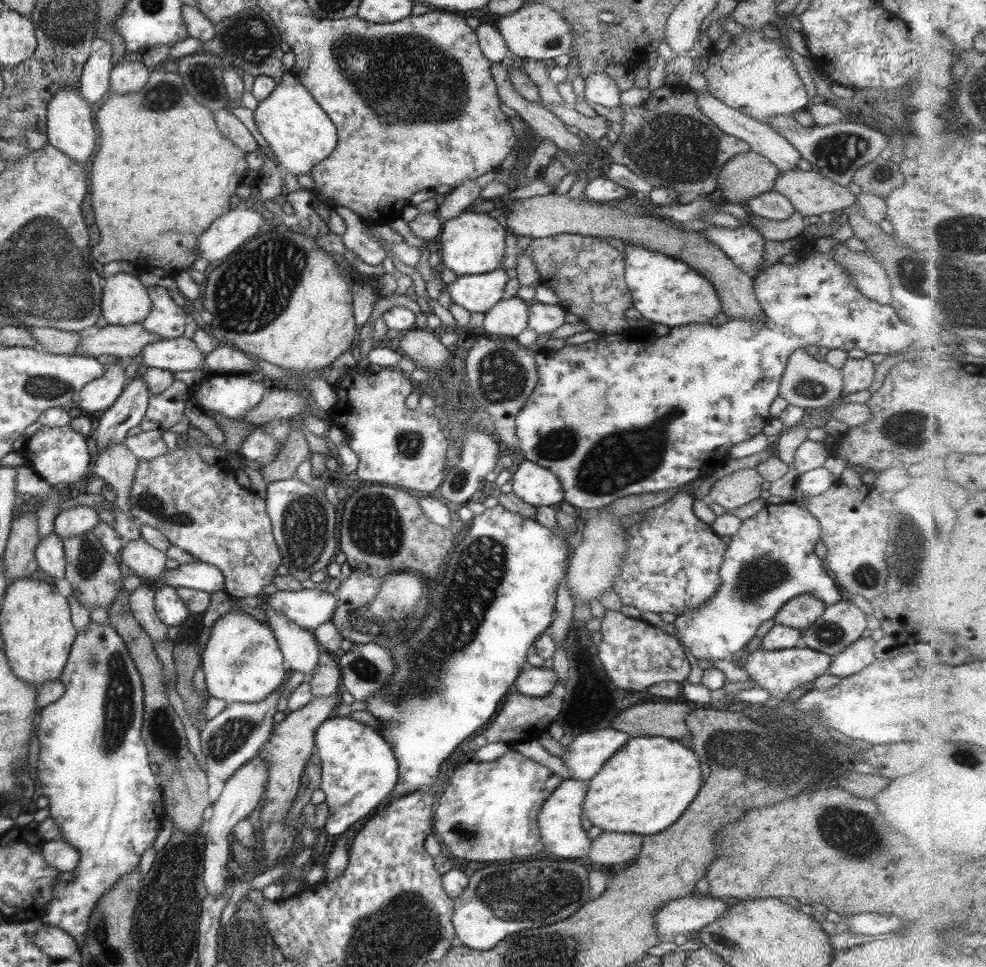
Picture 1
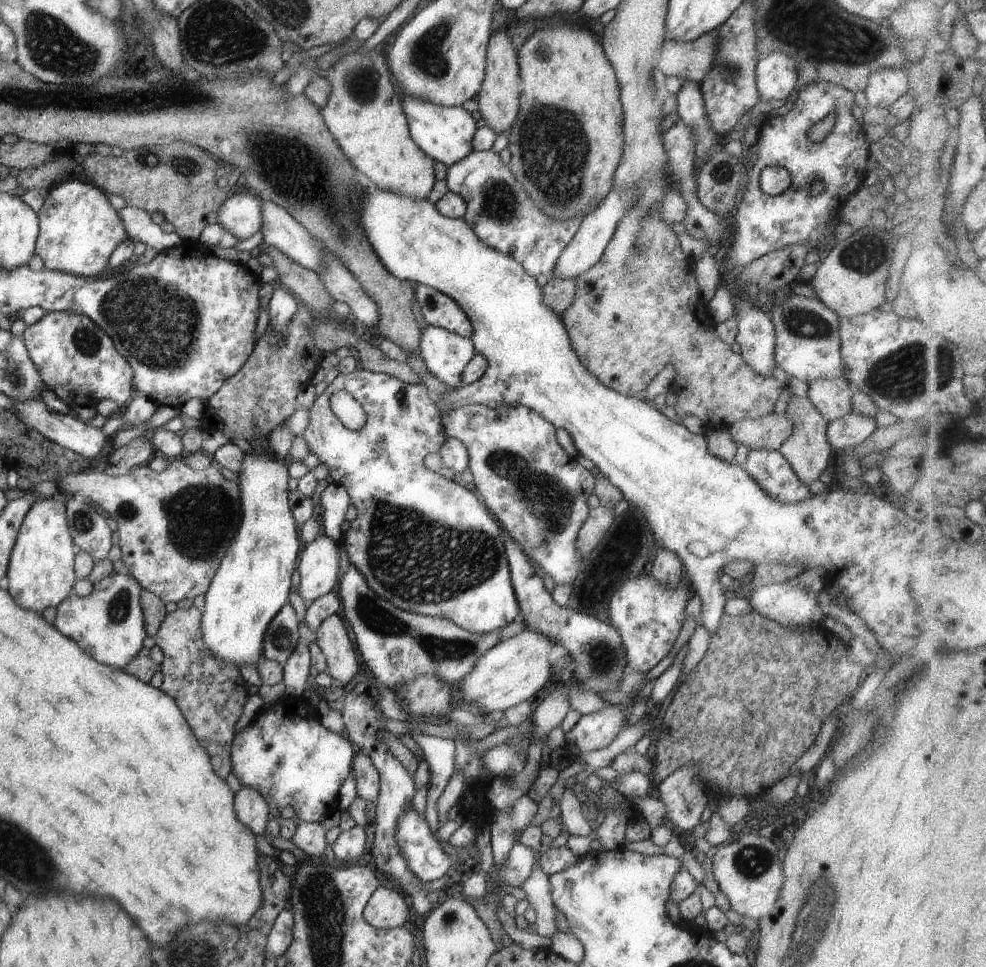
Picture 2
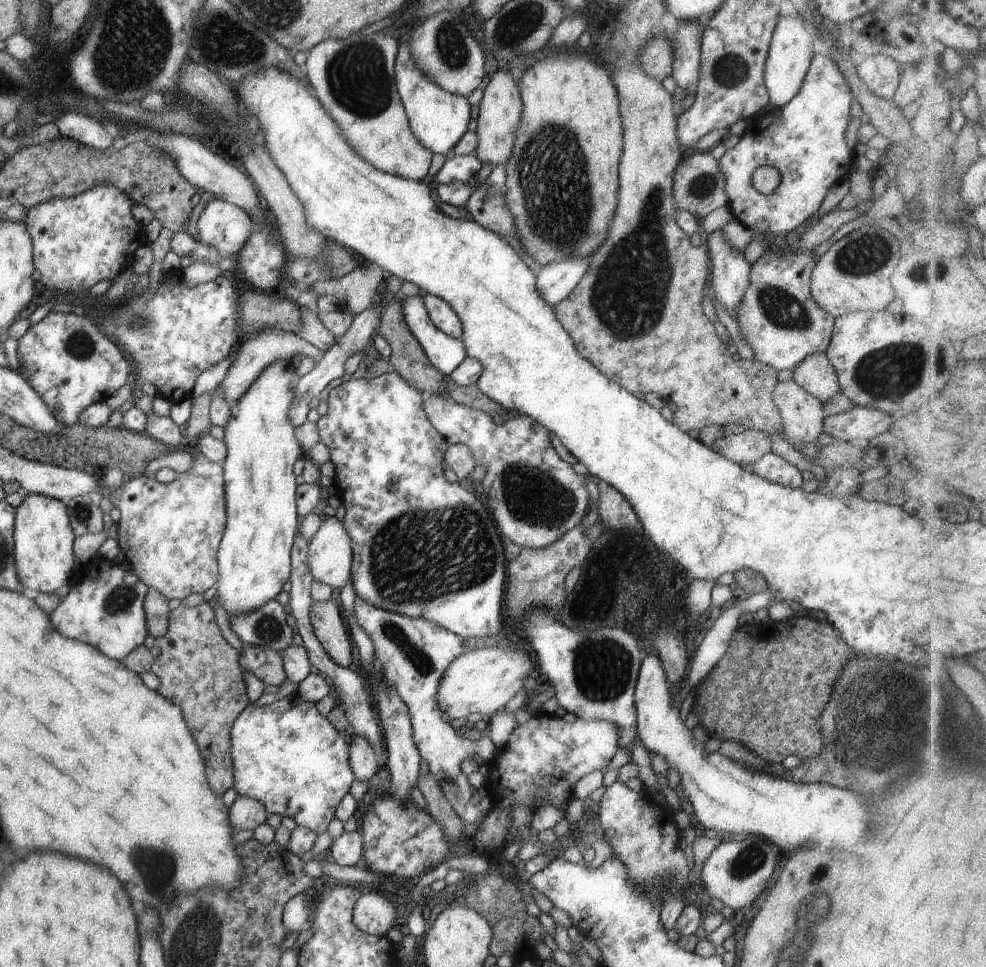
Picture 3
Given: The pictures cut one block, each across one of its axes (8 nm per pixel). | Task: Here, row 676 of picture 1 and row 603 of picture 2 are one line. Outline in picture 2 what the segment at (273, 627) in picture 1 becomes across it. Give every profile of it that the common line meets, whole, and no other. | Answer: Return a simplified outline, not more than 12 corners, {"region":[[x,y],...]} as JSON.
{"region":[[321,532],[302,545],[295,590],[306,605],[335,591],[339,547]]}

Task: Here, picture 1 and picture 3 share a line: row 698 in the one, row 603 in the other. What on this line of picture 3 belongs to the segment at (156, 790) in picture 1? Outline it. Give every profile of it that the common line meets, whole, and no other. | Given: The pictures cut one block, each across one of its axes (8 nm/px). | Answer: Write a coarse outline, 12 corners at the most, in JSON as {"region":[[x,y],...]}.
{"region":[[95,556],[48,616],[120,661],[147,636],[148,589]]}

